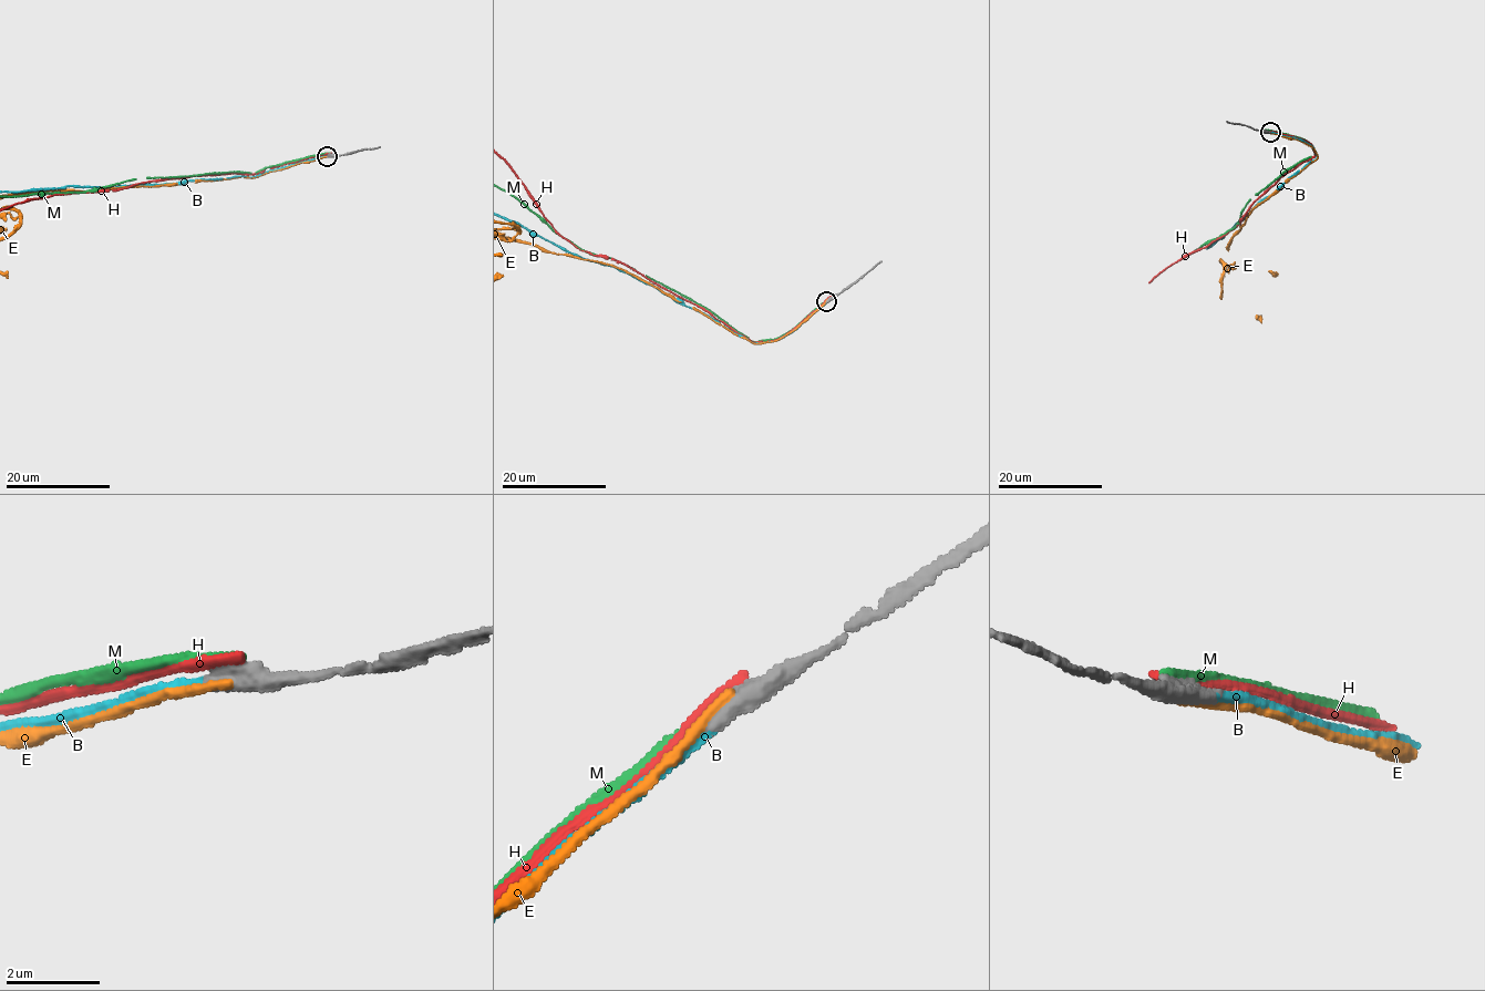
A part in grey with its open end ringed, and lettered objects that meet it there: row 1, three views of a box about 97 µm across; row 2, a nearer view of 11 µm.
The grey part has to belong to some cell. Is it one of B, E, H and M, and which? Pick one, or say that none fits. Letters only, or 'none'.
B

